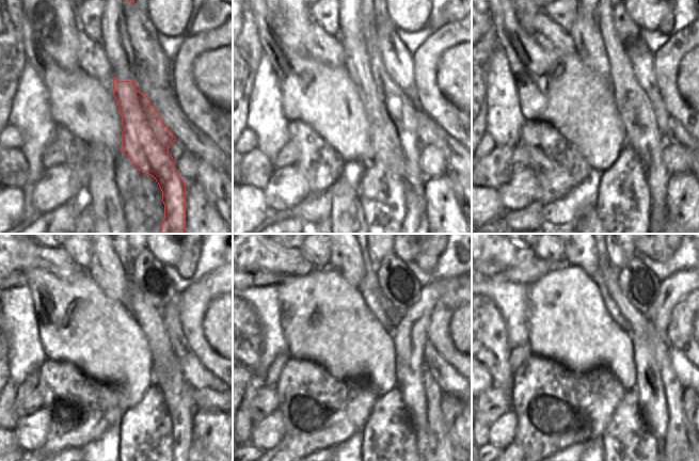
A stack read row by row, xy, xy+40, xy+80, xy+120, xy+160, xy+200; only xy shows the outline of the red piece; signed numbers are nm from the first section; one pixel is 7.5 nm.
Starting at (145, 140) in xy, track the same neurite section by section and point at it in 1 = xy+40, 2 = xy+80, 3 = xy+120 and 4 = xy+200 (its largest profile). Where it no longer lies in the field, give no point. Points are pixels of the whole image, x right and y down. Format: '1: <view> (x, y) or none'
1: xy+40 (390, 112)
2: xy+80 (598, 45)
3: xy+120 (110, 273)
4: xy+200 (590, 265)

